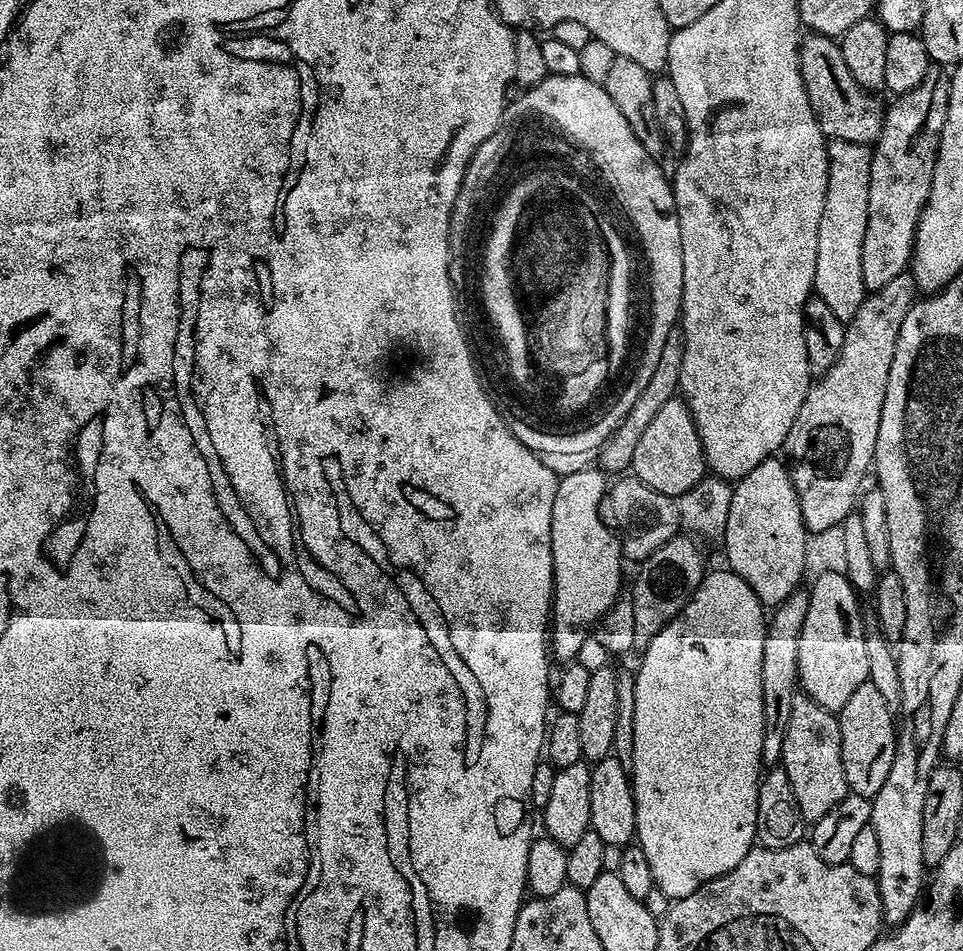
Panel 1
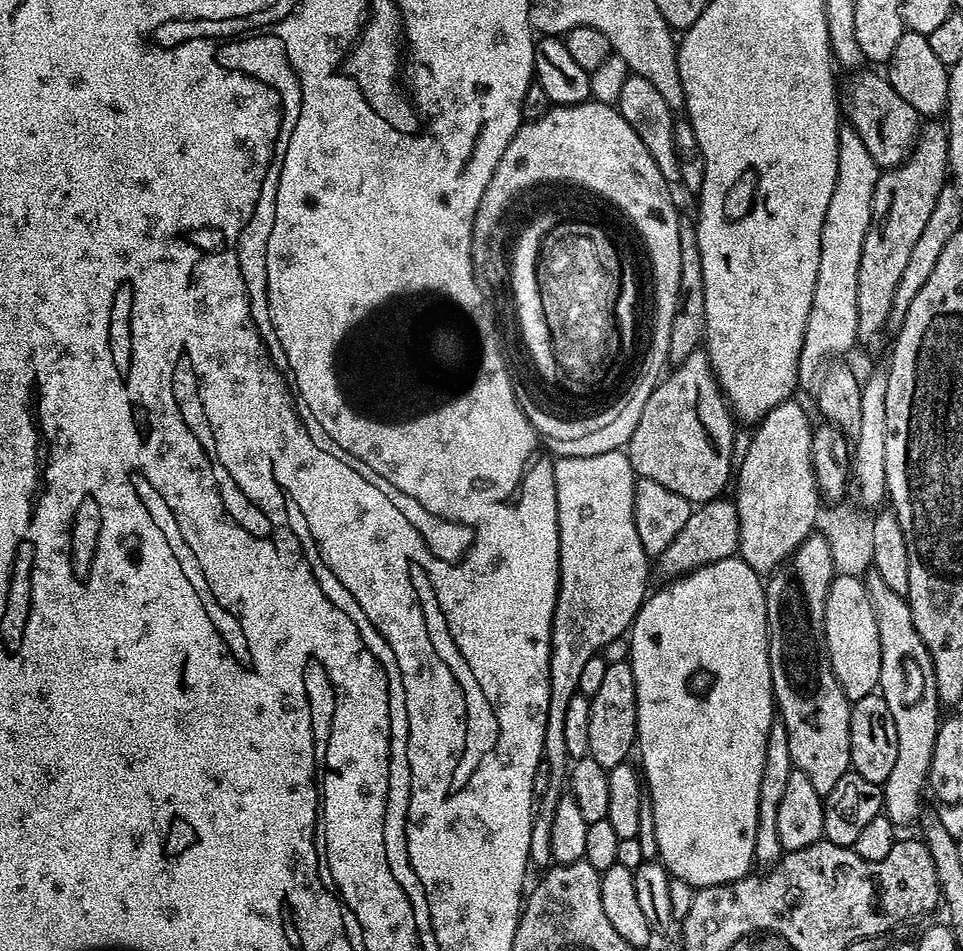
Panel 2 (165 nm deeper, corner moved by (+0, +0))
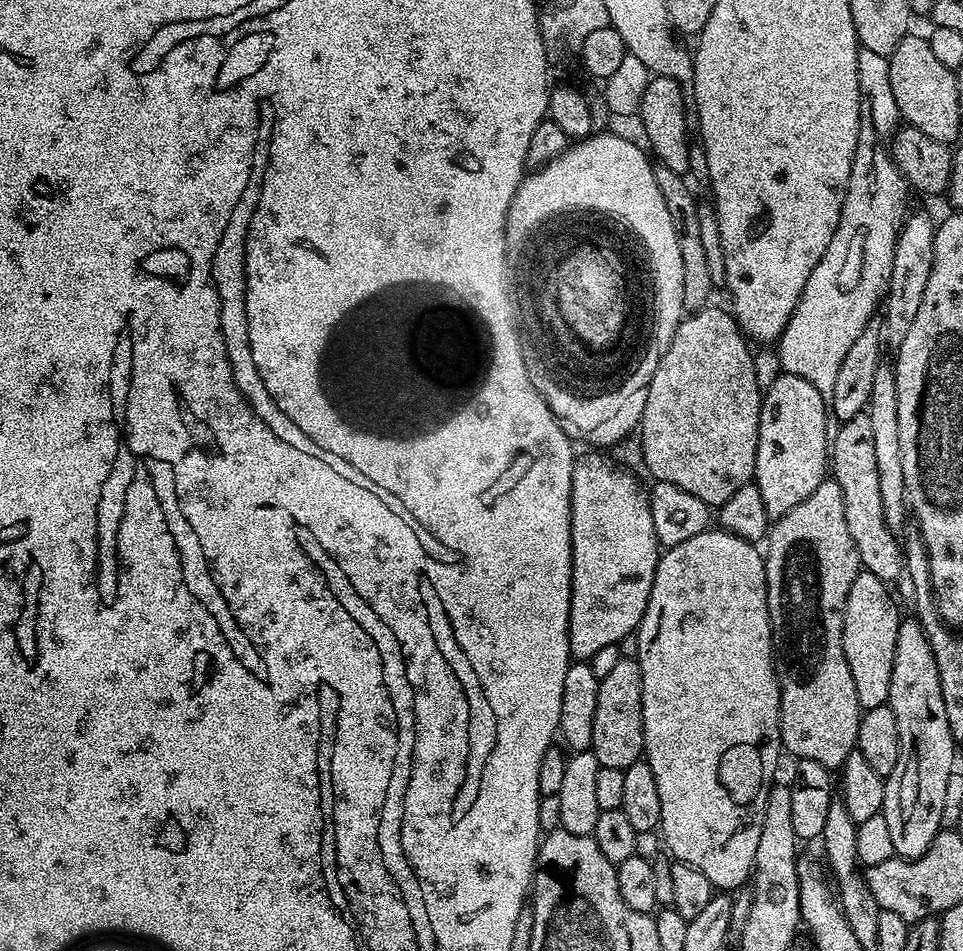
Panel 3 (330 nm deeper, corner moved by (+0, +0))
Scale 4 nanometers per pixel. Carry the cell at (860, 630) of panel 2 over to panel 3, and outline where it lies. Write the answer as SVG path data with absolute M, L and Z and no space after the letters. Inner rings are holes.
M861 570L854 578L854 586L850 586L850 594L846 598L842 646L846 662L850 666L850 678L854 678L854 690L858 690L858 702L864 710L885 707L890 694L894 646L898 642L898 626L902 613L896 609L888 588L885 581Z

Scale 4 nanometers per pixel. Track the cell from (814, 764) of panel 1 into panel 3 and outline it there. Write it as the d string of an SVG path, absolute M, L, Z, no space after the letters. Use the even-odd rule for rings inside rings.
M824 479L810 498L798 502L798 506L779 517L768 529L767 544L768 552L766 548L763 553L764 573L772 623L772 662L780 684L780 743L783 751L797 760L818 762L818 766L840 770L848 755L857 751L856 739L862 715L858 690L854 690L854 678L850 678L850 666L842 646L846 598L862 565L854 538L850 538L846 526L846 506L838 482Z

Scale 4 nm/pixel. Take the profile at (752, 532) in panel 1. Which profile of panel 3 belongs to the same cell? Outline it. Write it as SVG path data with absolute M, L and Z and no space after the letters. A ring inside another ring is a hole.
M782 374L769 388L763 389L754 483L762 494L762 506L766 506L769 518L786 515L791 508L798 506L798 502L810 498L810 494L814 494L814 490L818 490L818 486L826 479L830 468L828 420L830 421L830 412L826 407L826 398L818 394L818 390L814 390L806 378Z

